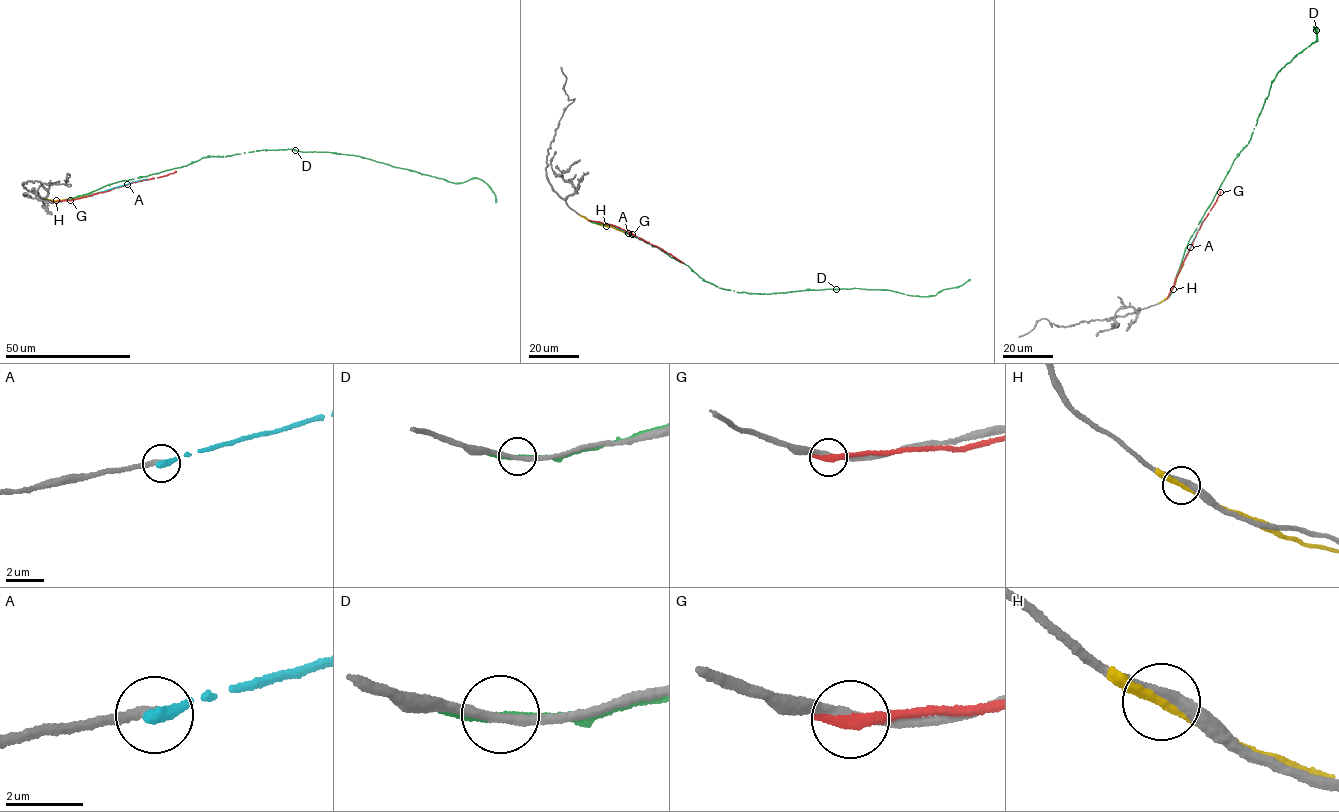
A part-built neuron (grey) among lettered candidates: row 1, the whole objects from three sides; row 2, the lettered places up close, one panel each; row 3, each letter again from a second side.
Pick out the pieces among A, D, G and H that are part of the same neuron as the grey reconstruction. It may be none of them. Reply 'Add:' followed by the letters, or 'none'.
Add: none

